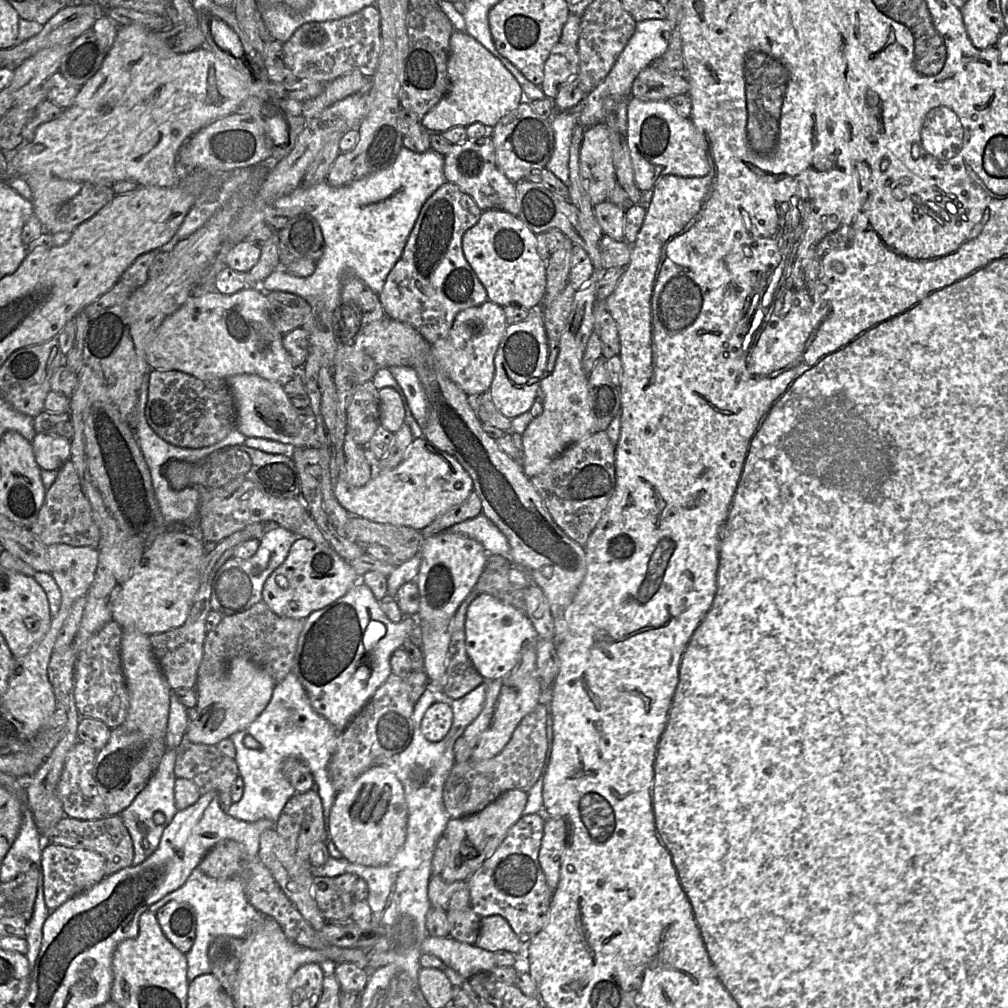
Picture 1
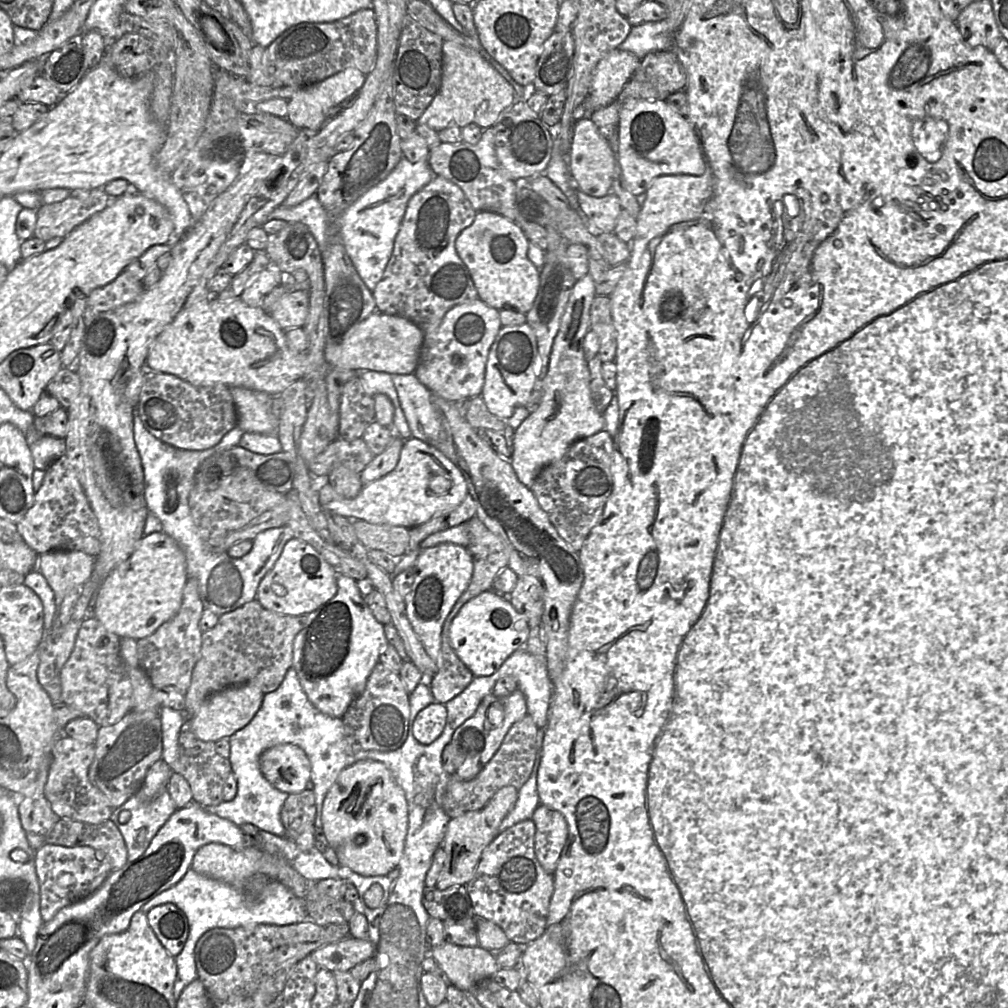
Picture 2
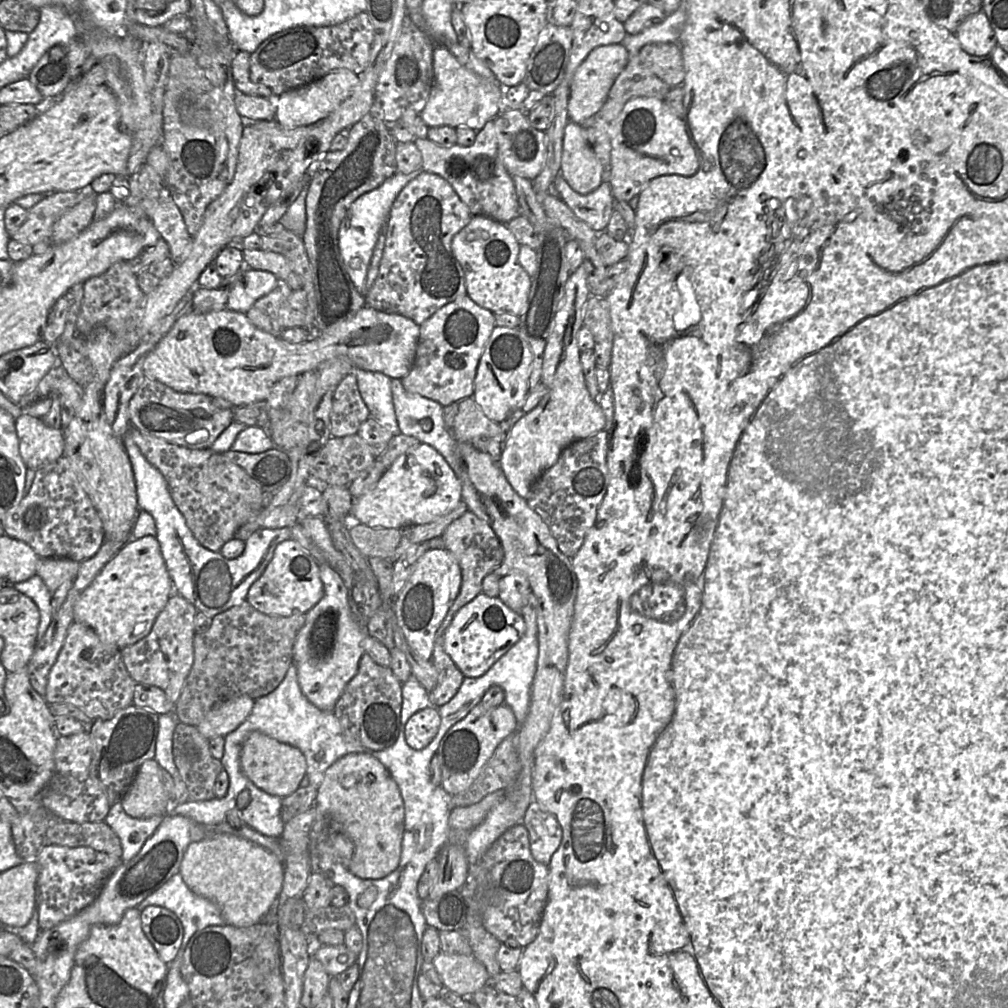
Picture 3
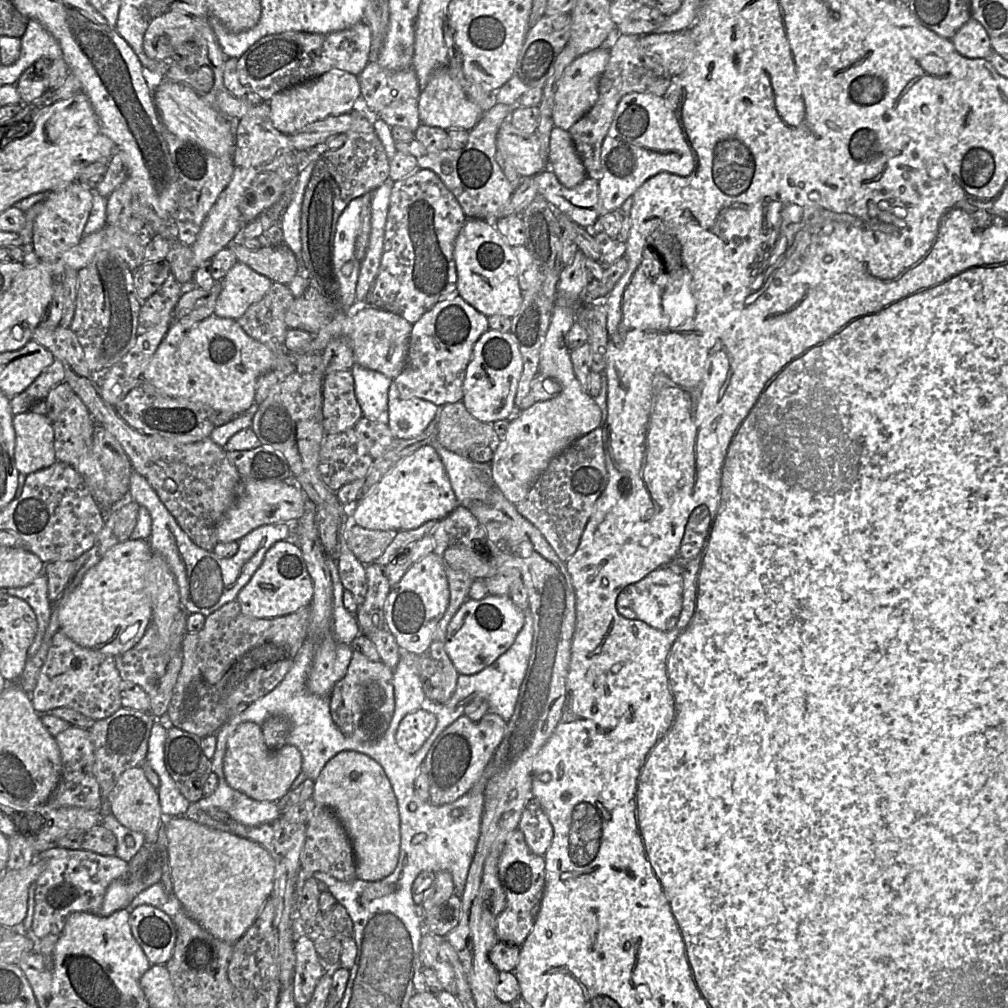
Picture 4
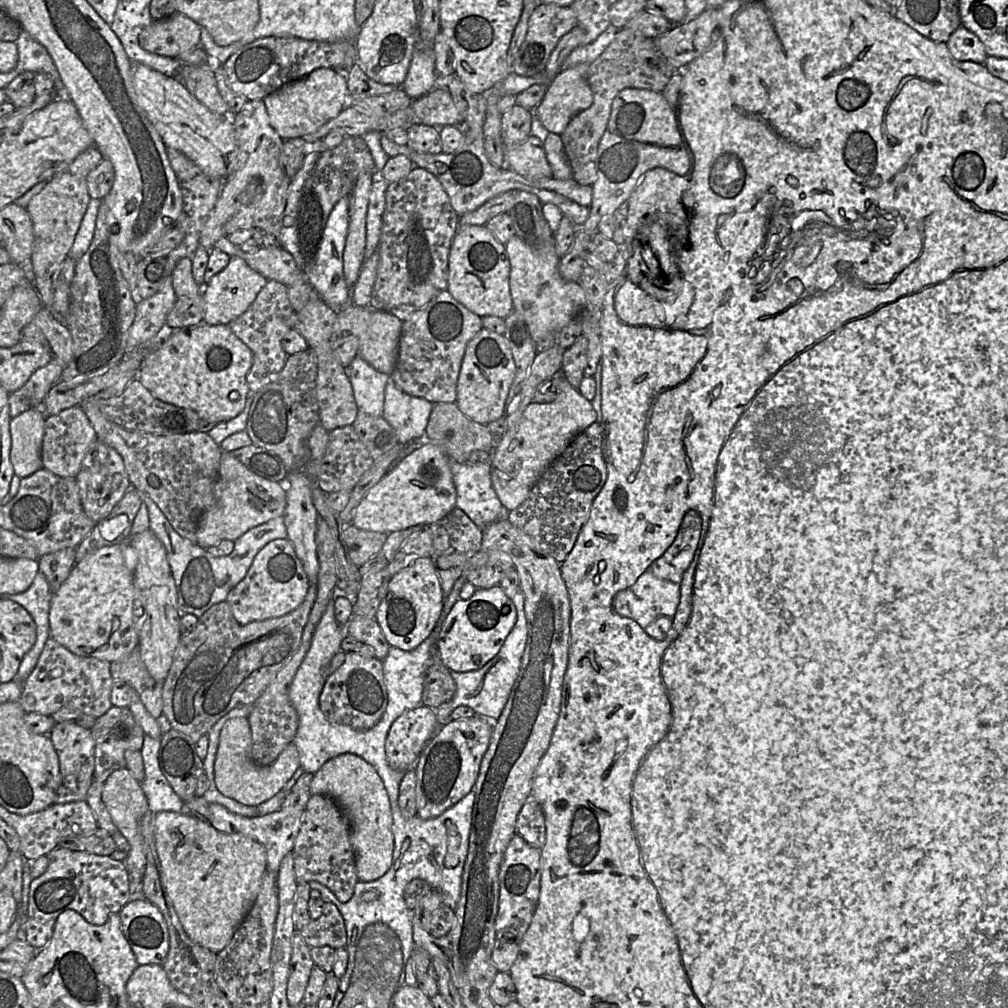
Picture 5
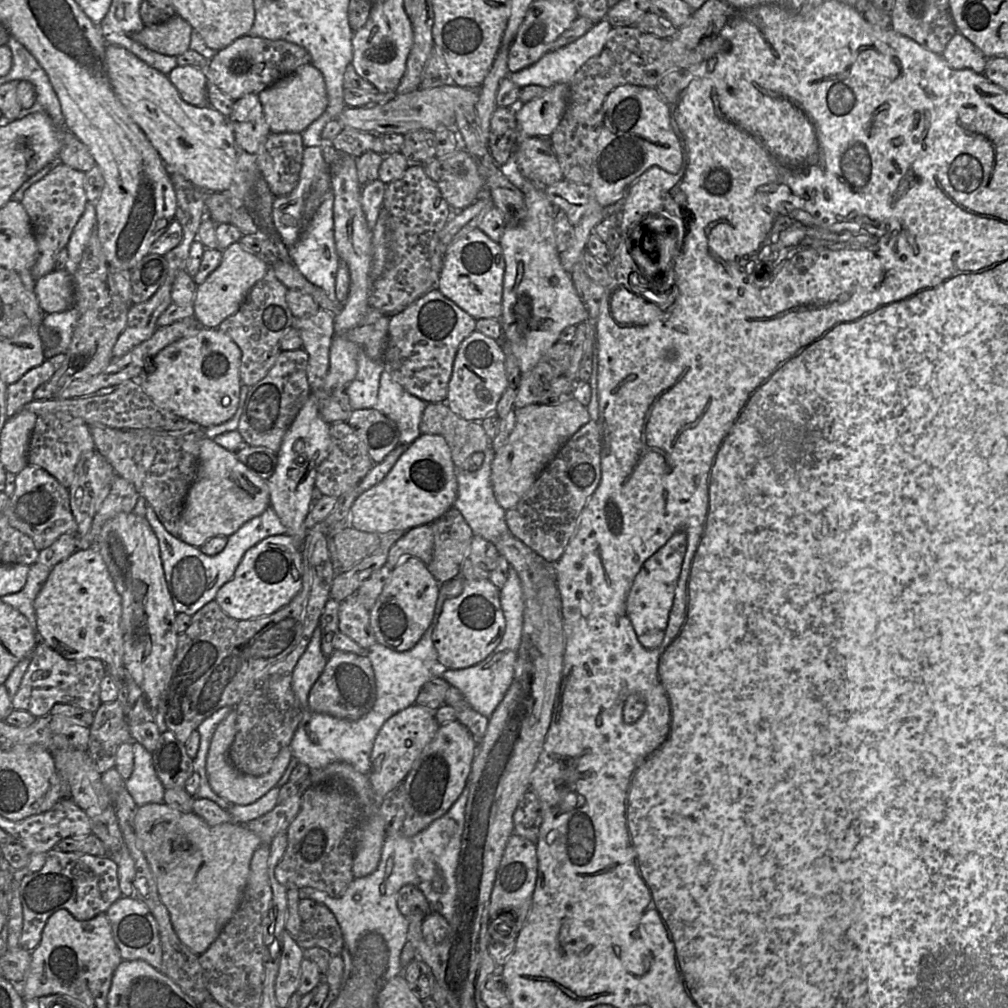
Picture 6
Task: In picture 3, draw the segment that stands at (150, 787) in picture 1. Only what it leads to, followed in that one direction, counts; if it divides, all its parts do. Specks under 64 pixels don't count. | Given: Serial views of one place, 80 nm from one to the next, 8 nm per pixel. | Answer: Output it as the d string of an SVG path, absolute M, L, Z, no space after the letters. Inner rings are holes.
M119 801L110 806L104 819L120 839L122 847L121 859L130 861L142 849L144 843L154 834L163 821L164 816L149 818L132 818L127 815Z

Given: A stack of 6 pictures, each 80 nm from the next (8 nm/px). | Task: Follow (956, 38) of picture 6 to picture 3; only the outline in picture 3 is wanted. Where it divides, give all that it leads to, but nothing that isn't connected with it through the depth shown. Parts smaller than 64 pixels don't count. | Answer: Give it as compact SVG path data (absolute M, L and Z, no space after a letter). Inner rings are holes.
M982 10L964 19L954 33L962 49L972 56L989 56L997 45L994 30Z

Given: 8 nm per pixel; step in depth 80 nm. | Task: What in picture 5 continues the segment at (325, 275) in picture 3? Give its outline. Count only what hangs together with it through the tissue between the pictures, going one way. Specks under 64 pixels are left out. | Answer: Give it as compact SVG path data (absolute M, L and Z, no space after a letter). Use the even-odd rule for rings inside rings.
M346 136L343 142L334 148L325 148L319 155L307 180L304 183L298 209L298 238L302 255L307 260L311 260L316 254L322 239L328 217L334 206L342 198L348 198L361 174L376 174L375 163L372 154L363 136Z

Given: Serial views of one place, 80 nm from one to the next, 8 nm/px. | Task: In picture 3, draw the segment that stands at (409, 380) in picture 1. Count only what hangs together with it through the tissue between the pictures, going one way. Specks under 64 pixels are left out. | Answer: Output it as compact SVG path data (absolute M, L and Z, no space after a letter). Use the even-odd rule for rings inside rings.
M391 379L391 390L400 433L414 437L421 443L428 444L437 450L445 458L459 478L461 472L461 460L457 449L458 442L455 440L450 430L446 428L443 417L443 406L438 402L419 394L407 392L403 387L401 379Z

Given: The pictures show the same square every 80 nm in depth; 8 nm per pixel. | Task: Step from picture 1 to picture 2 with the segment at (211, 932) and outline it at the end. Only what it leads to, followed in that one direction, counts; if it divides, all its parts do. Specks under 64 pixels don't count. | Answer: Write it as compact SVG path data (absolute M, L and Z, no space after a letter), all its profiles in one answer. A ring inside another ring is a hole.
M189 869L185 876L173 887L161 892L145 903L140 911L148 913L156 906L173 903L187 916L189 935L181 953L175 957L177 978L174 984L174 996L179 999L185 987L198 976L194 949L200 937L214 928L252 927L258 924L285 926L307 919L305 901L294 895L288 888L276 880L265 881L255 876L244 887L233 886Z

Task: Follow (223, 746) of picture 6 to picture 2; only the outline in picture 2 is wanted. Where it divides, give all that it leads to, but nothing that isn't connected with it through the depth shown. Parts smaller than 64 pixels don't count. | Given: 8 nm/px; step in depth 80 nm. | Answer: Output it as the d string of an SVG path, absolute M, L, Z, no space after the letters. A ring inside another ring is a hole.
M279 744L265 750L259 758L259 765L267 781L287 794L304 791L310 780L309 759L293 744Z

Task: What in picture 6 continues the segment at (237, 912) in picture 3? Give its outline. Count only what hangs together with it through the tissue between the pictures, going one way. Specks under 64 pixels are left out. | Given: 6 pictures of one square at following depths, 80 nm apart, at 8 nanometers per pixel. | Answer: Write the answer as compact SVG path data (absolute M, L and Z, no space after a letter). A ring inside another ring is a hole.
M156 803L137 808L134 828L176 934L193 953L201 955L218 938L236 912L247 884L251 859L262 844L261 839L242 824L210 825L193 812L185 813Z

